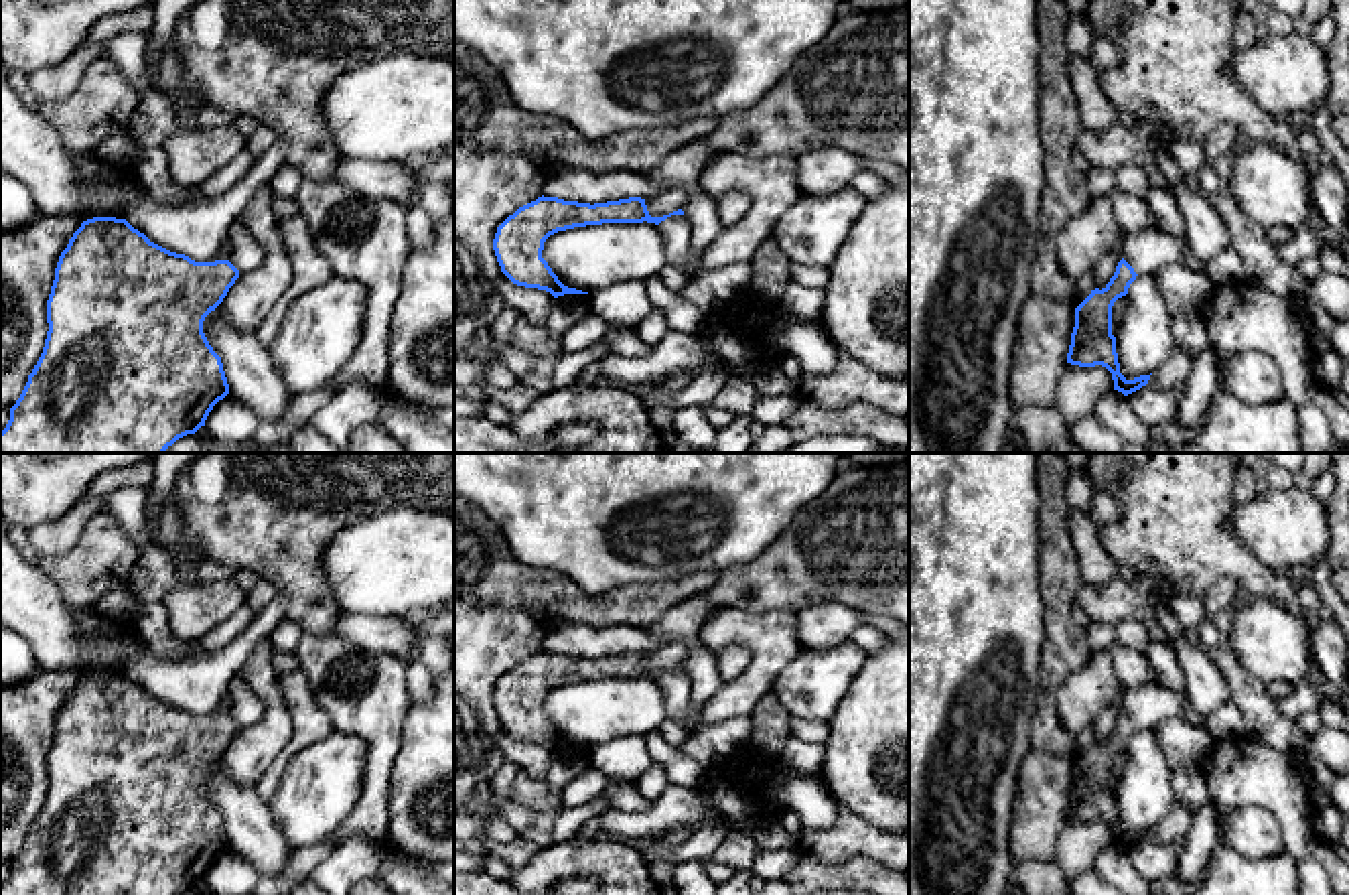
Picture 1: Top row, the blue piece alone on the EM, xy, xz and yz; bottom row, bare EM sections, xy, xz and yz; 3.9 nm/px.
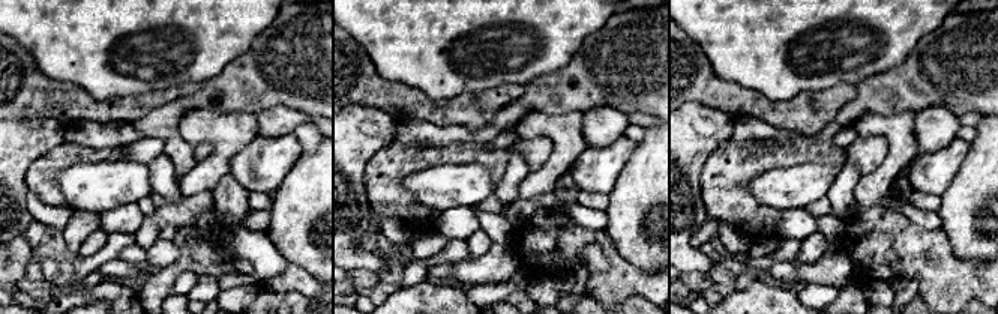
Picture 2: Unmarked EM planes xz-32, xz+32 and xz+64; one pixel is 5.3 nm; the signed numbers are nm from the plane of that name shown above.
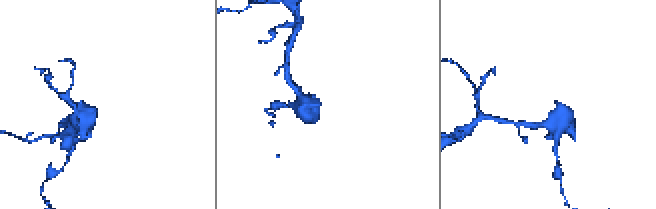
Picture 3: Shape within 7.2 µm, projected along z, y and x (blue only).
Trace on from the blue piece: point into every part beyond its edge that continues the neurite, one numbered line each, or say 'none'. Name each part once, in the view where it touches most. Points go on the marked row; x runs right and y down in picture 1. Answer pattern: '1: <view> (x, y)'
1: xz (676, 230)

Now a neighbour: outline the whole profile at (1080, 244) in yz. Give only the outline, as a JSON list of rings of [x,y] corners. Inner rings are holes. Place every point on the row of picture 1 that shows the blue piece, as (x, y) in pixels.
[[[1095,197],[1057,235],[1057,258],[1065,274],[1079,280],[1093,270],[1104,252],[1122,260],[1118,221],[1110,197]]]

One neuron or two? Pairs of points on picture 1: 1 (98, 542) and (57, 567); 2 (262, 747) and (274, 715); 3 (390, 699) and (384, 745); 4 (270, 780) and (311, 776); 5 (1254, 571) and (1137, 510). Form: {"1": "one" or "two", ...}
{"1": "one", "2": "one", "3": "one", "4": "two", "5": "one"}

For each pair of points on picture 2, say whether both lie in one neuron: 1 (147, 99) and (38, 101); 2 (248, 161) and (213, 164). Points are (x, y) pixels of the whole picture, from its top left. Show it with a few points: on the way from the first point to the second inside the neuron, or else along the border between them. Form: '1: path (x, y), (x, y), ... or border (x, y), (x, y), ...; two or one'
1: path (120, 108), (84, 108), (65, 102); one
2: border (255, 135), (231, 160), (228, 172); two

